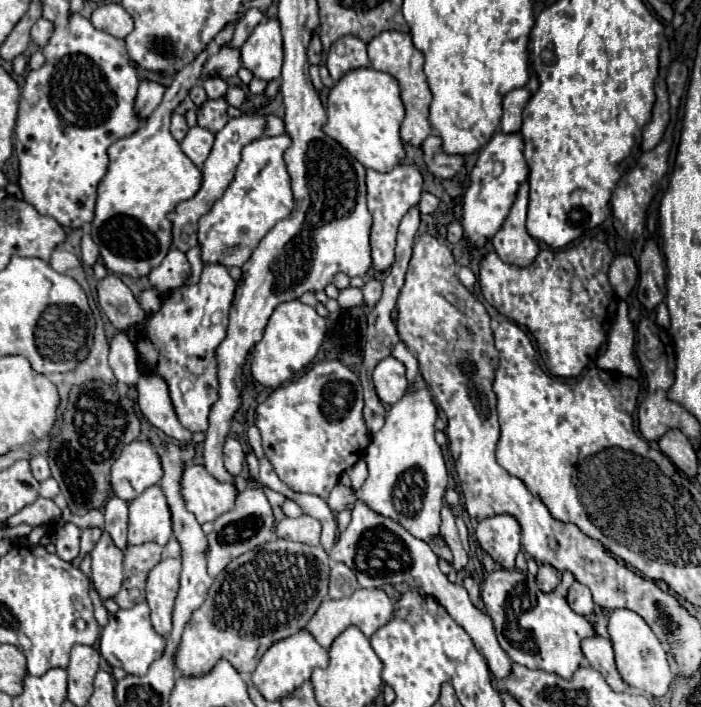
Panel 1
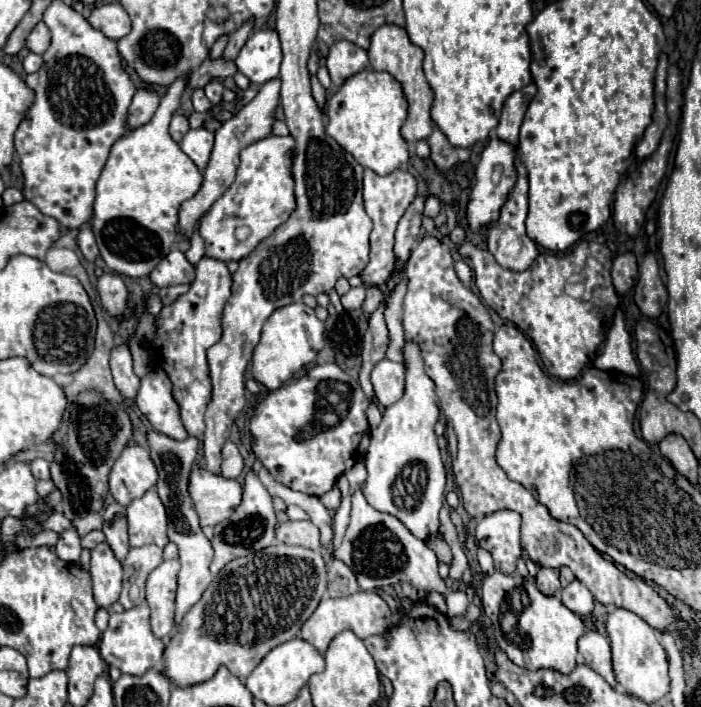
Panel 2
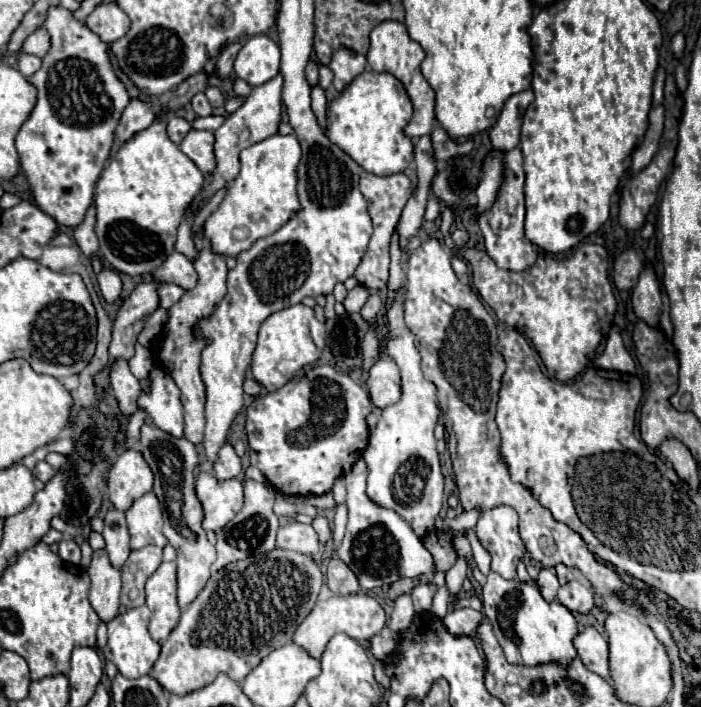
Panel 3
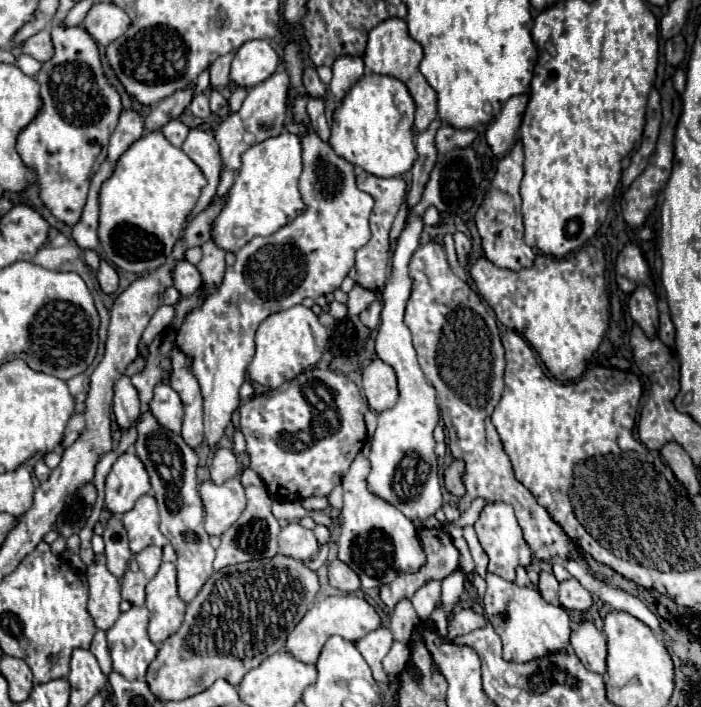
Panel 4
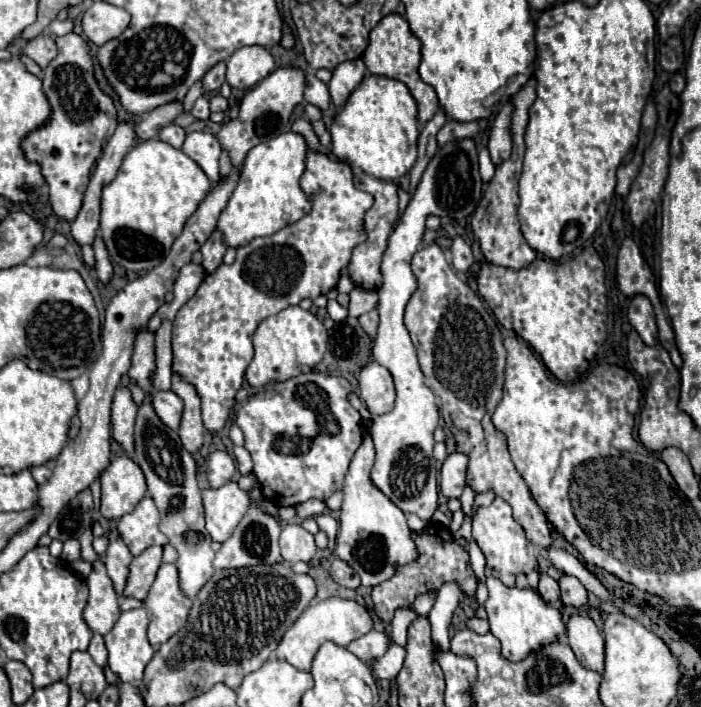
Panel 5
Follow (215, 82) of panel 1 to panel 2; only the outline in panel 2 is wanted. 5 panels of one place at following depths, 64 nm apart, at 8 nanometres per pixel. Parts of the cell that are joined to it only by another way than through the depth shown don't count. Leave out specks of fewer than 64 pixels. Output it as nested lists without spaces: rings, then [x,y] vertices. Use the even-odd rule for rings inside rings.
[[[210,82],[204,90],[206,90],[208,100],[210,100],[214,106],[218,106],[218,104],[222,102],[222,92],[224,92],[224,86],[222,86],[220,82]]]

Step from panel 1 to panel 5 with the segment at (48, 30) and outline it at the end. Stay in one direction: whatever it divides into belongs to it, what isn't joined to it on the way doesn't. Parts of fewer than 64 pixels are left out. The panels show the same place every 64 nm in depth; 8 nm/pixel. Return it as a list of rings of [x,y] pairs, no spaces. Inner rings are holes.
[[[40,34],[24,46],[22,54],[32,58],[44,70],[56,58],[58,50],[56,50],[56,42],[48,34]]]

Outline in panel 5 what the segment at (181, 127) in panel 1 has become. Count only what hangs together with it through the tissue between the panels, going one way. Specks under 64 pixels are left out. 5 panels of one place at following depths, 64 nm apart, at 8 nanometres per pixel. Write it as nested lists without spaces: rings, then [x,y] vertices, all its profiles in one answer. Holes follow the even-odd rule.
[[[168,124],[168,126],[164,126],[164,128],[160,130],[158,138],[160,138],[162,142],[174,146],[174,148],[182,148],[182,142],[184,142],[184,138],[186,138],[186,132],[184,132],[180,126],[176,126],[176,124]]]

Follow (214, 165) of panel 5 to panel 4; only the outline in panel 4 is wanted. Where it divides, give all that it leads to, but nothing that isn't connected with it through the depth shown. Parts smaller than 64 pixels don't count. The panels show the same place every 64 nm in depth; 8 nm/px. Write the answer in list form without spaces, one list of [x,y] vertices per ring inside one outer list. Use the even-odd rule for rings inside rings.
[[[190,130],[186,142],[182,144],[182,150],[200,166],[202,174],[206,176],[208,180],[208,186],[202,190],[200,194],[200,200],[194,208],[194,212],[188,216],[188,220],[192,220],[198,212],[202,212],[210,200],[214,198],[216,194],[216,188],[218,188],[218,176],[220,176],[220,168],[222,168],[222,160],[220,160],[220,148],[216,144],[216,138],[212,132],[206,132],[206,130]]]

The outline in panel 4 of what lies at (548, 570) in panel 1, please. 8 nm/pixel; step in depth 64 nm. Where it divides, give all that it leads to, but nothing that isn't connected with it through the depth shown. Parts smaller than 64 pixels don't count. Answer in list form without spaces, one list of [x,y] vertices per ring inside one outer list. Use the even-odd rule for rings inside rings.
[[[548,570],[540,572],[540,584],[538,584],[538,588],[540,588],[540,594],[542,594],[542,598],[546,602],[558,604],[558,580],[554,578],[552,572],[548,572]]]

